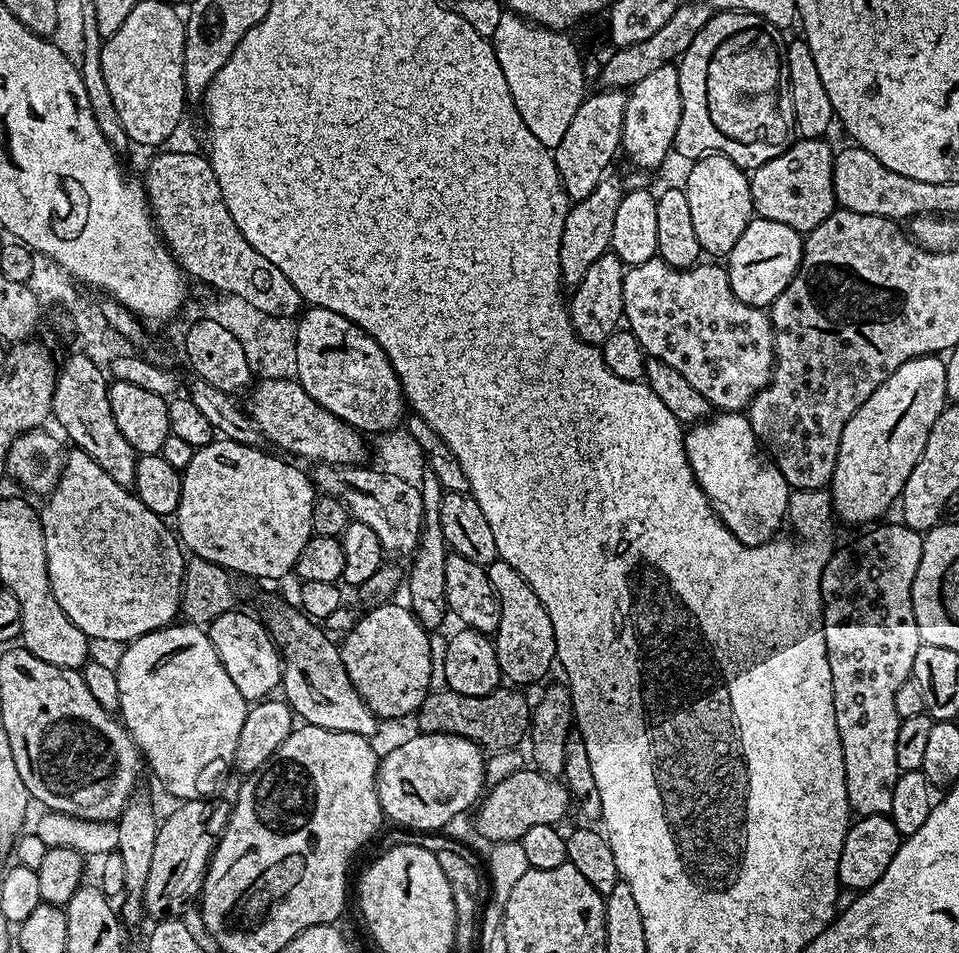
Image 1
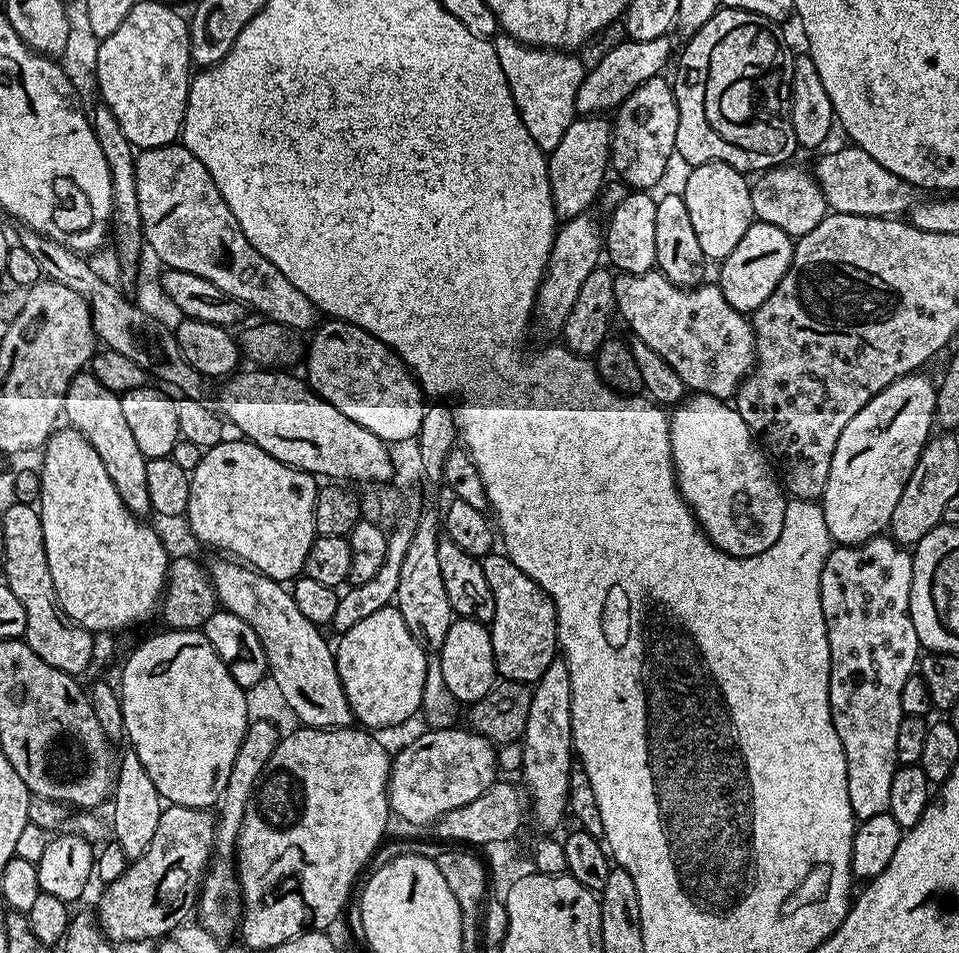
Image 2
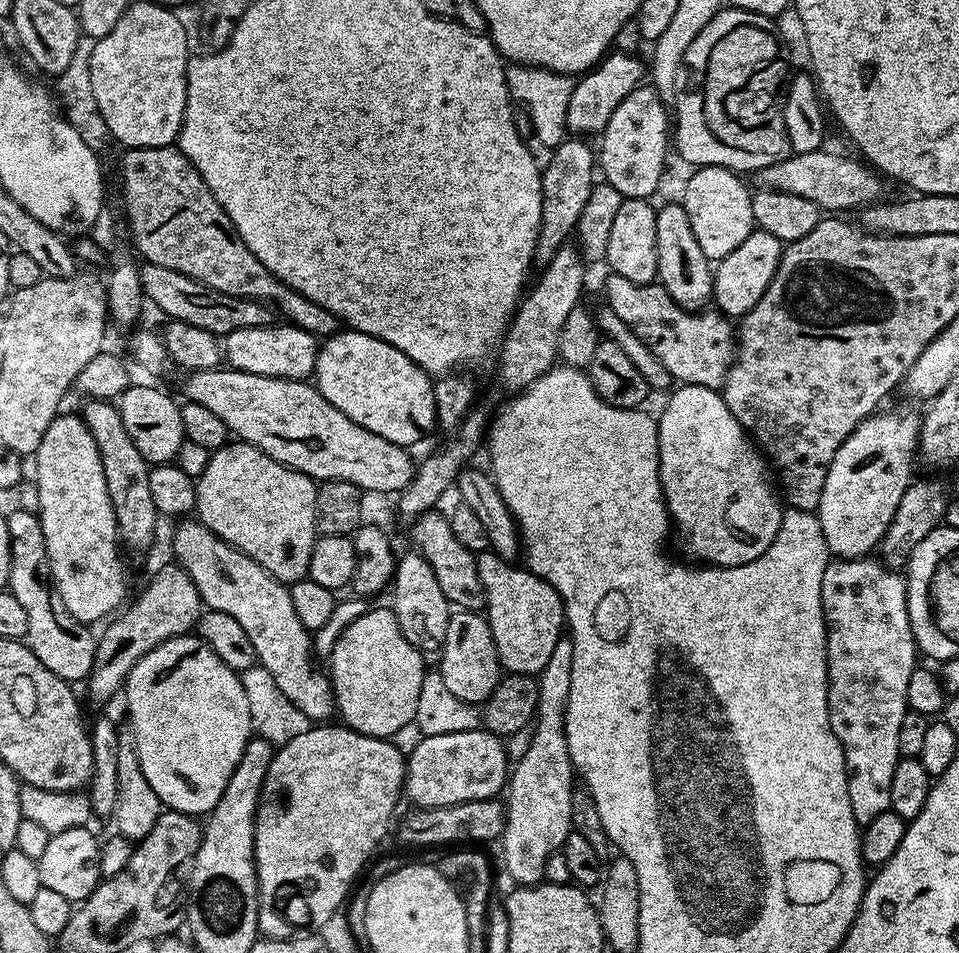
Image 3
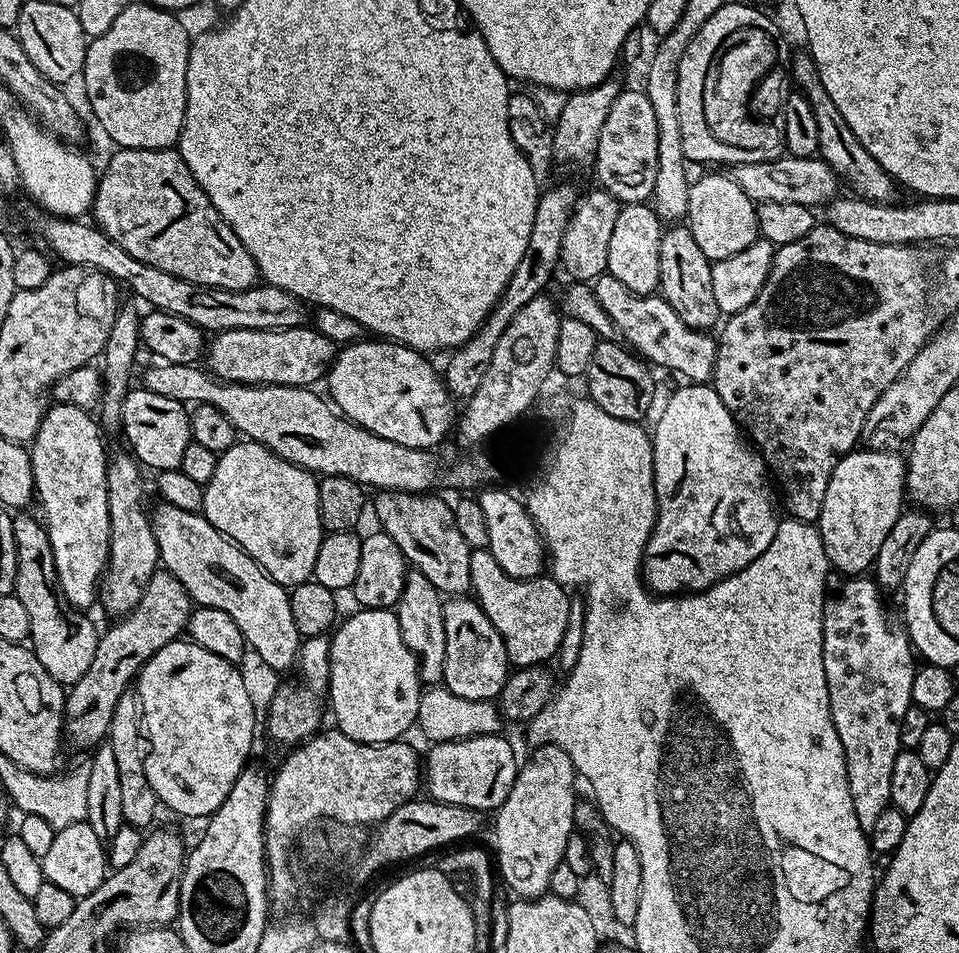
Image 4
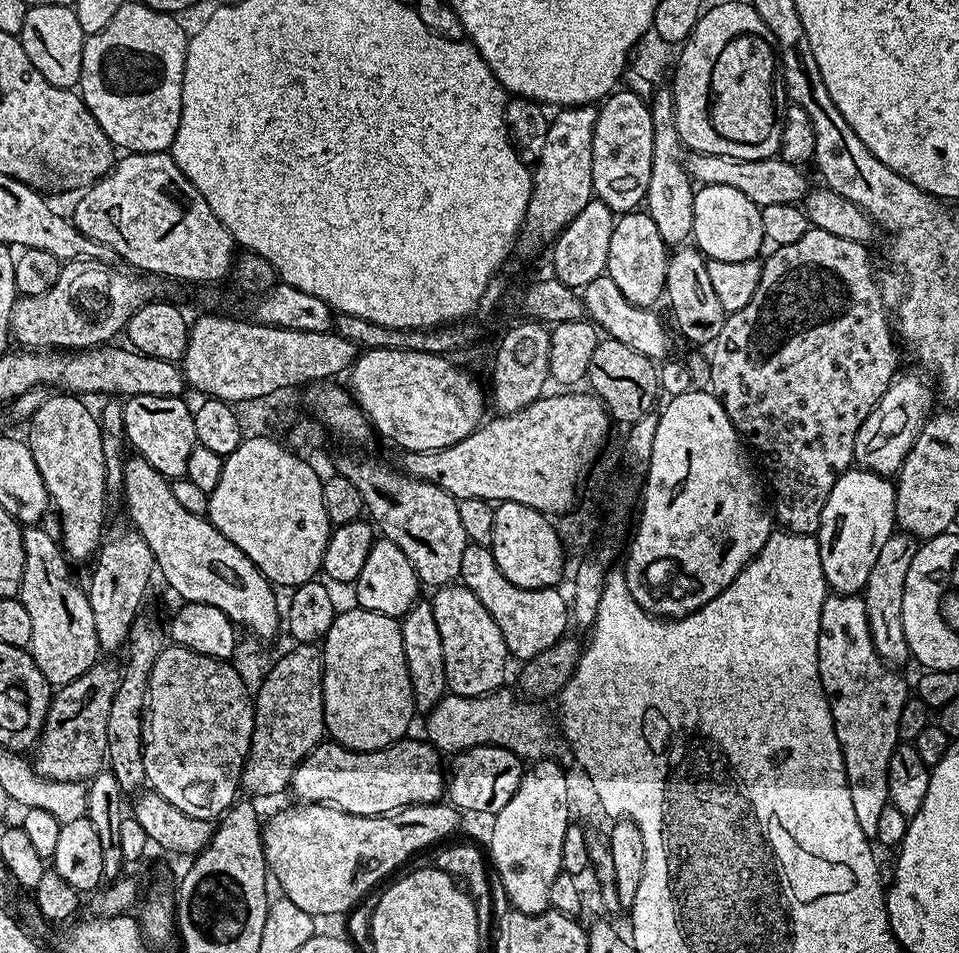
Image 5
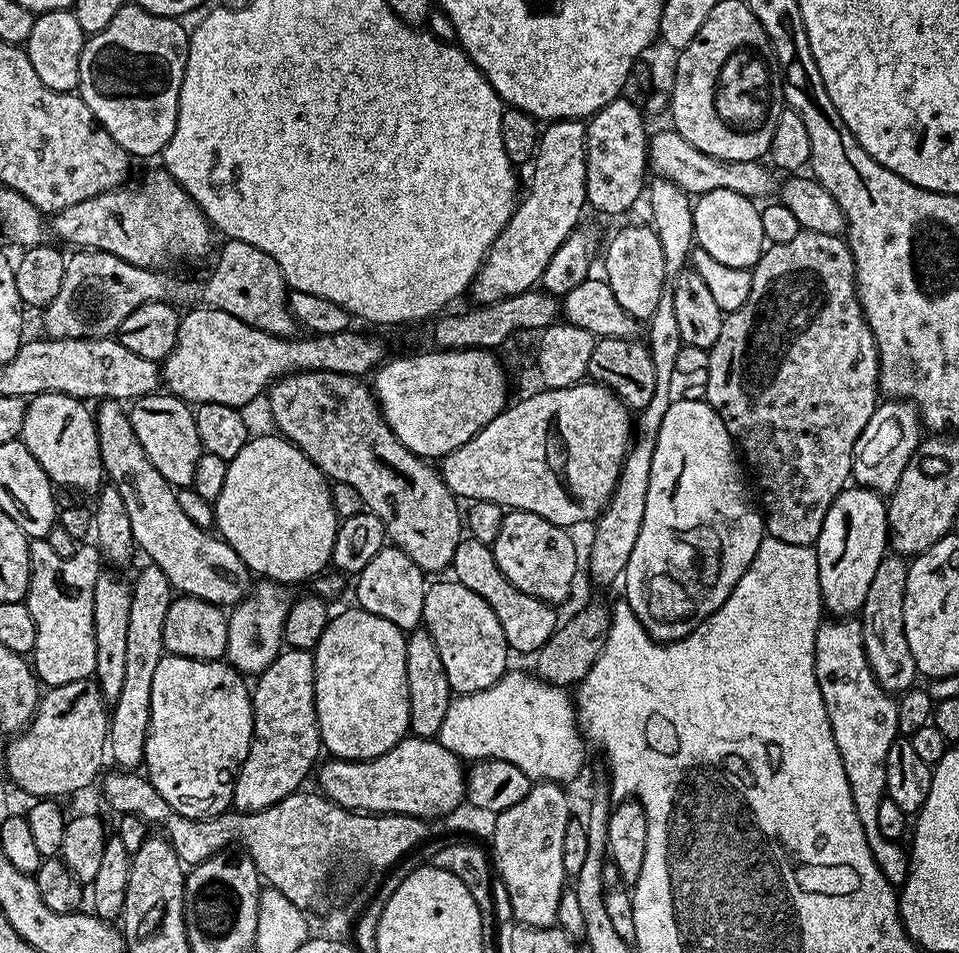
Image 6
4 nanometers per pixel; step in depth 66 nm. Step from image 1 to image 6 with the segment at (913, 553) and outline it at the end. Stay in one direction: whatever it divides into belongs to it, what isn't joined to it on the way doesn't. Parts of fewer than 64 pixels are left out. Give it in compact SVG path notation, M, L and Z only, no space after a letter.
M828 618L816 631L814 666L818 690L826 702L826 714L834 730L834 742L850 782L850 794L858 822L866 834L872 857L893 886L903 885L908 876L910 856L903 843L882 838L878 830L878 802L886 793L886 754L898 738L898 710L893 693L882 690L870 670L864 649L864 628L856 618Z

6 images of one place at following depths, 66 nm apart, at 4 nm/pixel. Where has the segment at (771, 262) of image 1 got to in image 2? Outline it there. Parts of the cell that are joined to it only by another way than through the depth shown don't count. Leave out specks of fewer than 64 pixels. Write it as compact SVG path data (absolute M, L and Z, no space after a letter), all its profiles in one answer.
M753 222L750 230L746 230L742 242L738 242L738 246L734 246L732 253L719 265L718 283L722 294L726 294L726 302L730 302L730 306L739 312L755 313L762 302L774 294L778 282L782 282L782 274L786 274L792 261L793 247L793 237L778 230L778 226Z

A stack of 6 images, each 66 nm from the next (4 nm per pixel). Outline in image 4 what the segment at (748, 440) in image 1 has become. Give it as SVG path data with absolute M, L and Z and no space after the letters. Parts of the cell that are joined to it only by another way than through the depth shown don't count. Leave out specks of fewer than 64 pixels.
M704 382L683 386L665 402L652 436L656 524L644 548L642 579L649 592L662 597L703 592L711 584L750 566L774 542L778 523L772 492L764 481L763 456L742 435L740 425L718 398L715 387Z

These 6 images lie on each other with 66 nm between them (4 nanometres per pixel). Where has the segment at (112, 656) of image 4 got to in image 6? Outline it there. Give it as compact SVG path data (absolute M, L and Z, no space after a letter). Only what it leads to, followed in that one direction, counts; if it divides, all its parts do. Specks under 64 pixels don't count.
M95 679L66 682L57 688L48 688L41 695L40 703L36 705L36 713L26 727L9 739L12 741L4 752L4 768L9 776L7 779L13 785L16 783L22 791L29 792L32 798L61 798L60 796L68 796L71 792L80 792L83 788L90 787L95 780L97 783L105 767L104 760L106 764L109 719L109 705Z

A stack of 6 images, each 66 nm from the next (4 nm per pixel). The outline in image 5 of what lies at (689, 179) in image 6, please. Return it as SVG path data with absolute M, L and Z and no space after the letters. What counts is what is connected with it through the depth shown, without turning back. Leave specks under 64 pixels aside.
M695 153L691 157L693 160L687 161L686 167L691 175L691 179L700 186L734 186L734 190L739 190L741 194L746 194L750 202L759 204L761 208L766 206L782 206L783 204L799 205L807 197L810 191L810 183L804 177L803 167L791 164L776 156L771 156L765 160L739 160L738 158L726 158L722 154L702 154Z

